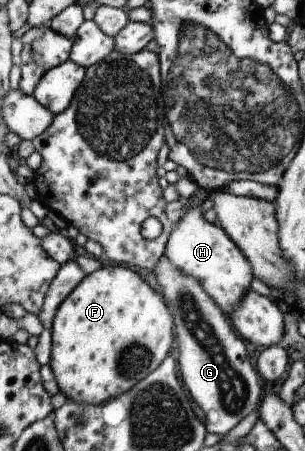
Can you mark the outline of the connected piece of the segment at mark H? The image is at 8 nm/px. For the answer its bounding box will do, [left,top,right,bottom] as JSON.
[165,188,253,314]

